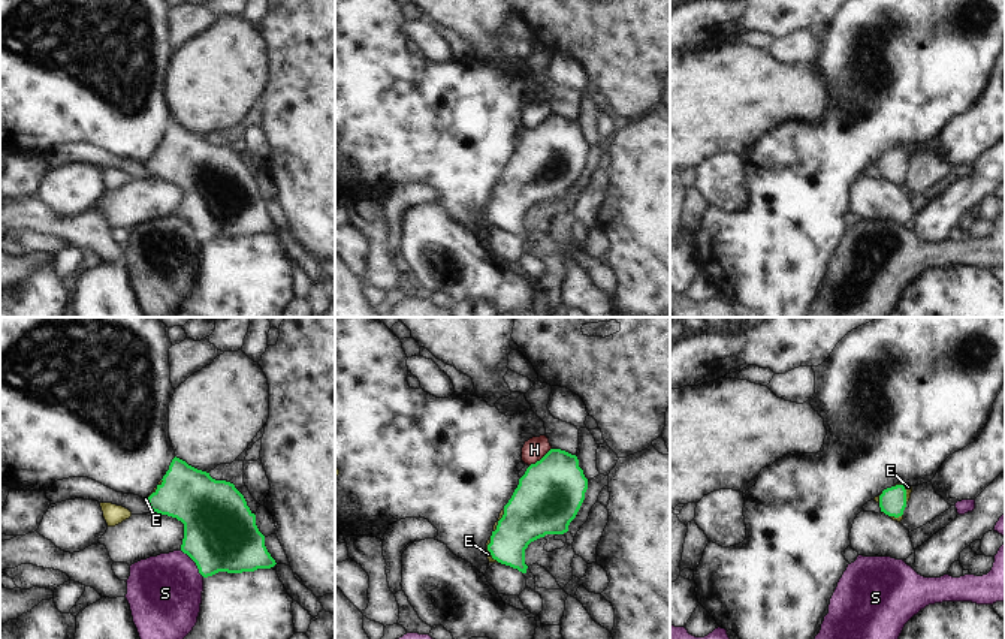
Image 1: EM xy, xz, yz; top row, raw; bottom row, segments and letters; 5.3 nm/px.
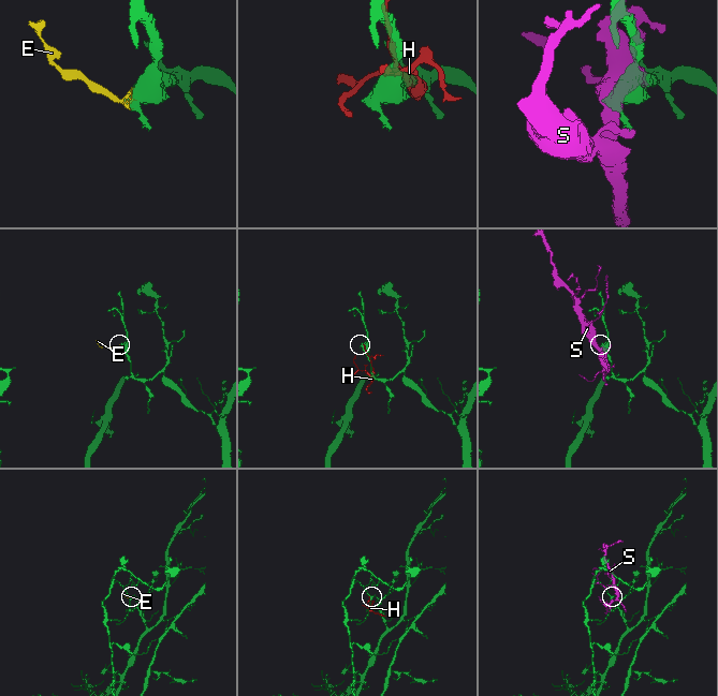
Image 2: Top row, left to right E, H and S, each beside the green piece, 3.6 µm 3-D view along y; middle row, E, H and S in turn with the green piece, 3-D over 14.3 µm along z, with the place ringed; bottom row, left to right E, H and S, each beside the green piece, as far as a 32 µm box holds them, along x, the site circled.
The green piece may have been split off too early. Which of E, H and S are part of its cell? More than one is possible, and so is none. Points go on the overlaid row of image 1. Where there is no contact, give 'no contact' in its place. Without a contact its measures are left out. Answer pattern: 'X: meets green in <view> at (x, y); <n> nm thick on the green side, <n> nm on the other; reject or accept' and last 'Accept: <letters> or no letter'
E: meets green in yz at (905, 491); 140 nm thick on the green side, 40 nm on the other; accept
H: meets green in xz at (542, 458); 360 nm thick on the green side, 120 nm on the other; reject
S: meets green in xy at (195, 561); 400 nm thick on the green side, 400 nm on the other; reject
Accept: E

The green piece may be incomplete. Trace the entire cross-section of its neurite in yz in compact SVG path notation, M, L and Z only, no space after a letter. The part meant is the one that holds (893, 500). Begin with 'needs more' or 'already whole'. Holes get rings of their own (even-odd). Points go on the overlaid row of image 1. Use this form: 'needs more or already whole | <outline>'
needs more | M896 483L884 489L873 500L879 504L881 512L888 515L893 521L903 519L903 510L911 498L912 486L909 483Z

